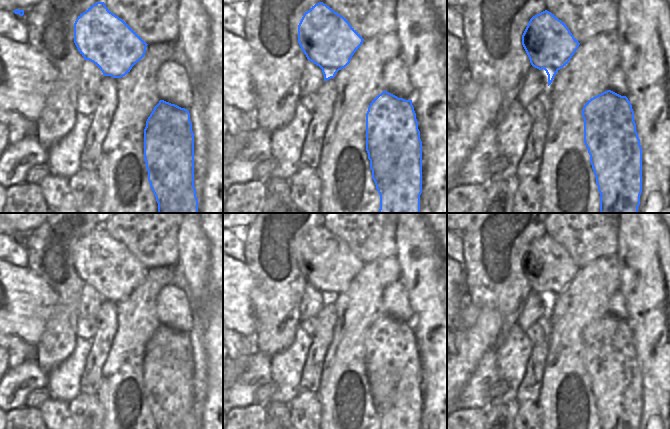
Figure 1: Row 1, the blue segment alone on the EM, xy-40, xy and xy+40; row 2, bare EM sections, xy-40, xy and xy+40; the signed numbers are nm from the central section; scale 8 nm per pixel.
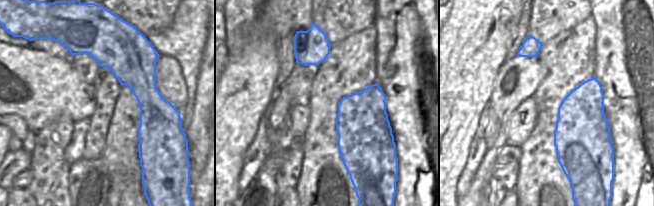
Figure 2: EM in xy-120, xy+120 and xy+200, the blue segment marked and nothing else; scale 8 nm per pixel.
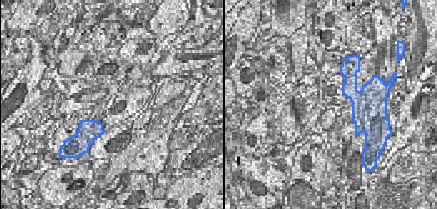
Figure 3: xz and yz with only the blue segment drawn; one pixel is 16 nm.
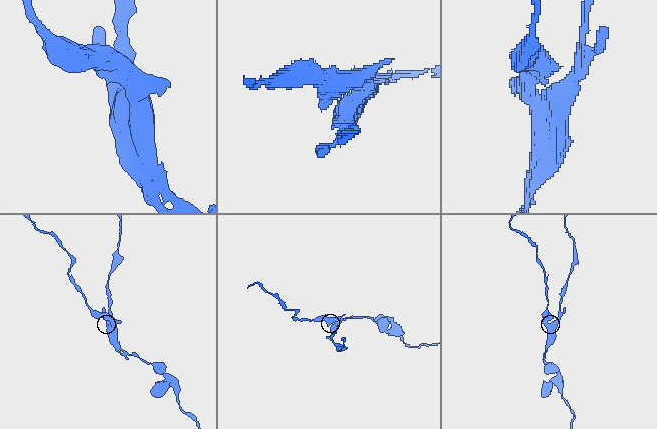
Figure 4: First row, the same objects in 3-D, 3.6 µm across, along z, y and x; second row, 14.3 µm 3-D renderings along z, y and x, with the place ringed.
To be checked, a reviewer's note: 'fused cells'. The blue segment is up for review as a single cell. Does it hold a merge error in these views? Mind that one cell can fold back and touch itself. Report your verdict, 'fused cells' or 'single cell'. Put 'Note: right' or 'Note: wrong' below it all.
fused cells
Note: right

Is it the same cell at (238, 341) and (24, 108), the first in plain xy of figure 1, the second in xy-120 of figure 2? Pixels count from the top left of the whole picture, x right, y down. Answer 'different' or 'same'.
different

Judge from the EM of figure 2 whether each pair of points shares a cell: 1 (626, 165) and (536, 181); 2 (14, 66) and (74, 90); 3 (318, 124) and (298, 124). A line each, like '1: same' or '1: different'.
1: different
2: same
3: different

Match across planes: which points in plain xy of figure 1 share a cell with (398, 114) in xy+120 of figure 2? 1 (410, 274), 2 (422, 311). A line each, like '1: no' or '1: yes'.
1: yes
2: yes

